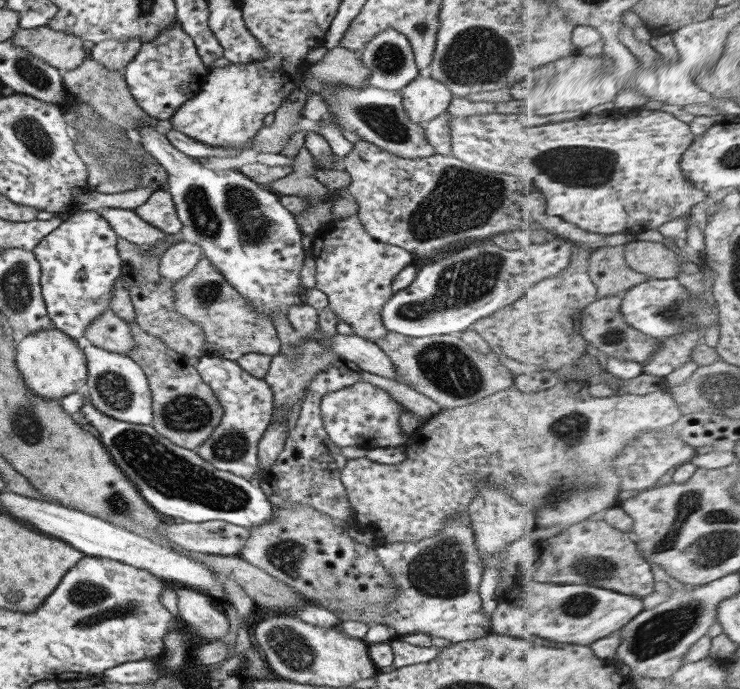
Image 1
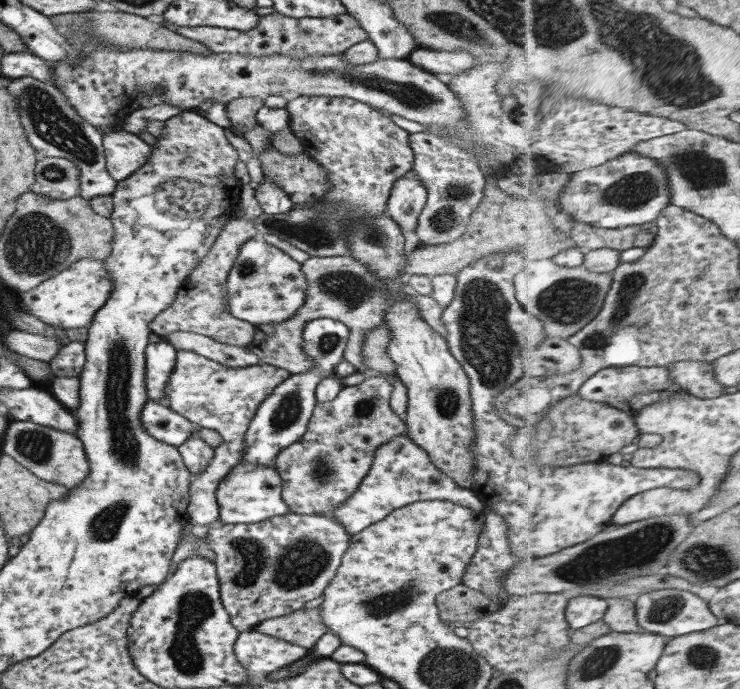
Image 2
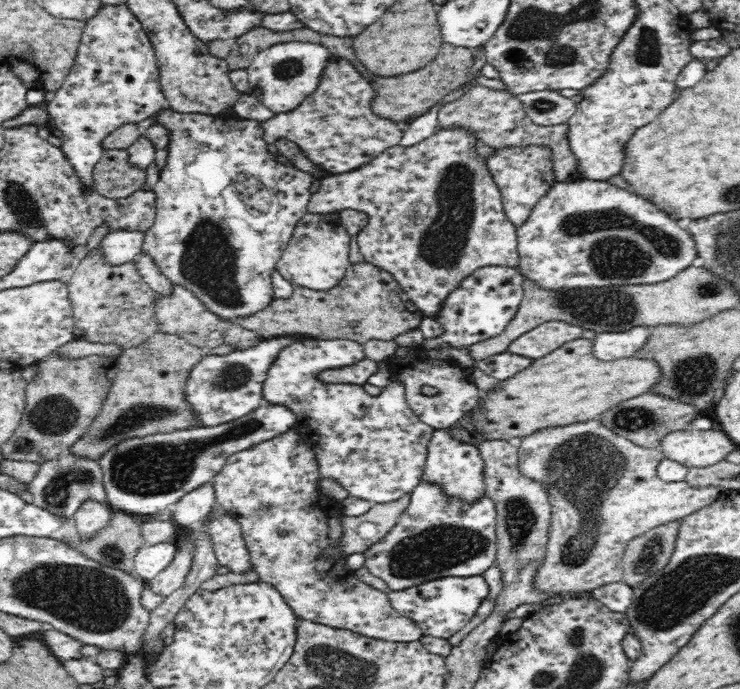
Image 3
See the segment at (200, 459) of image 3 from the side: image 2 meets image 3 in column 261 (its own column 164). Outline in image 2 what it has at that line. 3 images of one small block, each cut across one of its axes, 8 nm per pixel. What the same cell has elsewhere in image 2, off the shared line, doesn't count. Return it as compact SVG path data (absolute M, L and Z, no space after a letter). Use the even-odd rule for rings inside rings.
M156 400L146 401L140 411L142 428L160 442L179 447L190 440L190 435L198 434L198 427L180 413Z

